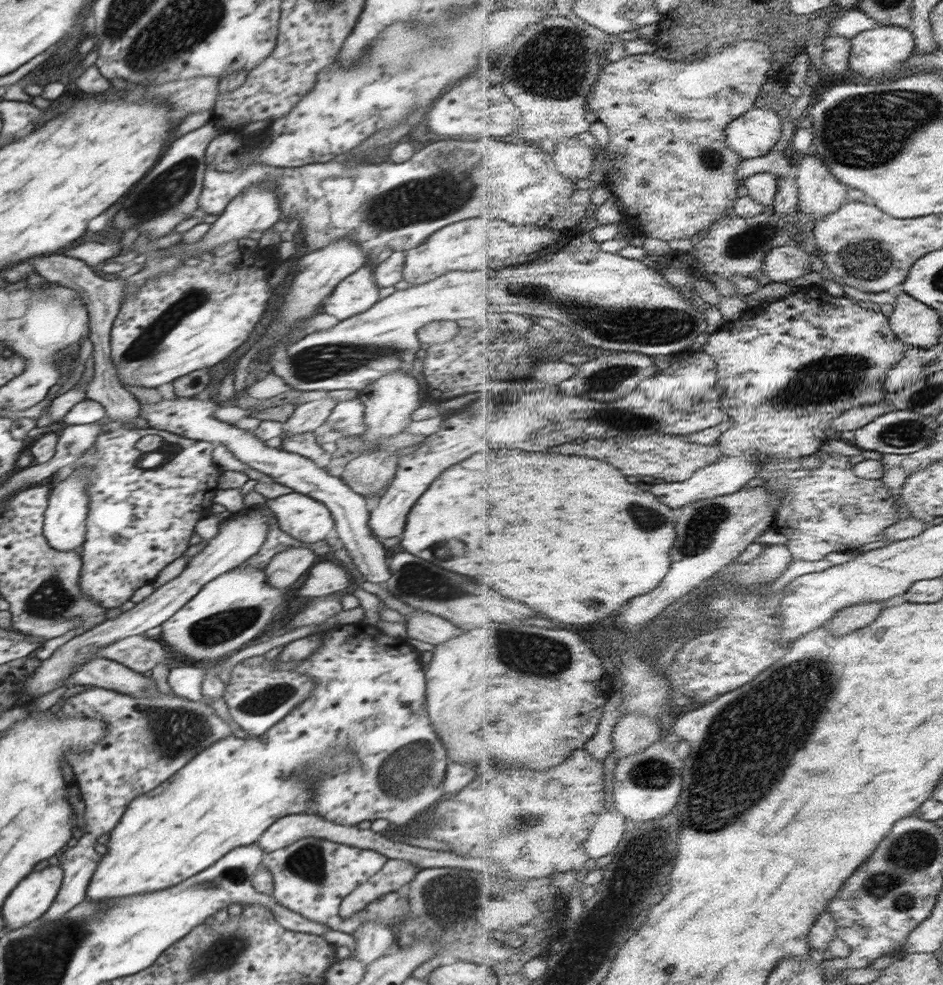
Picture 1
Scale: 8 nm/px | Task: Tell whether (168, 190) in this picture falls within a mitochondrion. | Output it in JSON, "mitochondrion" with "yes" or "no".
{"mitochondrion":"yes"}

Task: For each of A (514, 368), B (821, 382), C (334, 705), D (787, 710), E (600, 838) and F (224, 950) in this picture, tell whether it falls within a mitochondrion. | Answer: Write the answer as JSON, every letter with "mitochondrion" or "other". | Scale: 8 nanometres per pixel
{"A":"other","B":"mitochondrion","C":"other","D":"mitochondrion","E":"other","F":"mitochondrion"}

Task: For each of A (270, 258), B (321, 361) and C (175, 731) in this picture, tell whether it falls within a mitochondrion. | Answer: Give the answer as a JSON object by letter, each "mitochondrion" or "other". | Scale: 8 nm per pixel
{"A":"other","B":"mitochondrion","C":"mitochondrion"}

